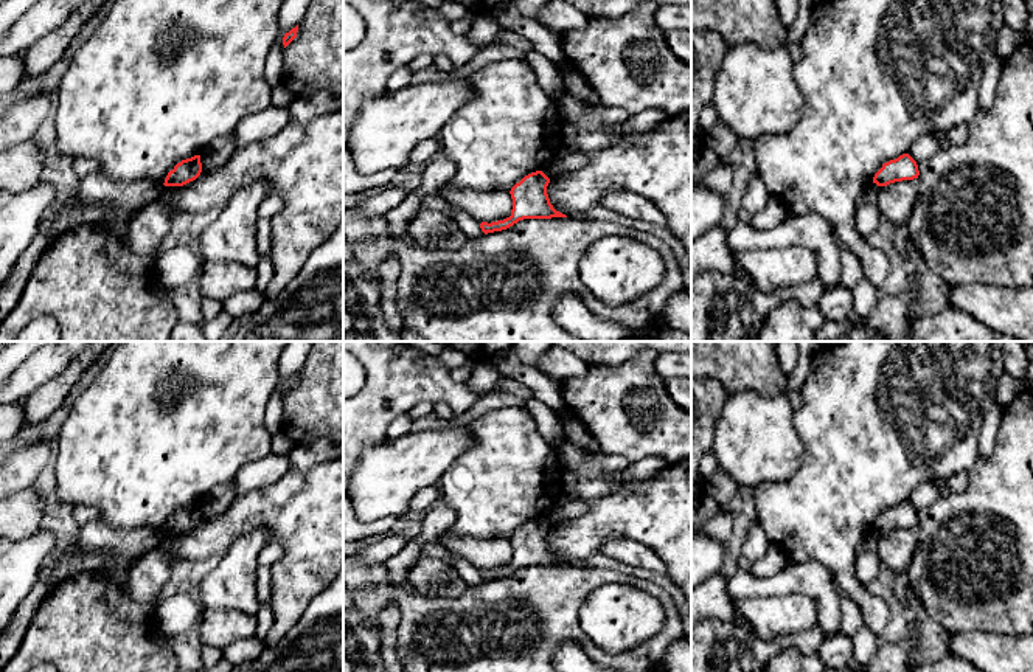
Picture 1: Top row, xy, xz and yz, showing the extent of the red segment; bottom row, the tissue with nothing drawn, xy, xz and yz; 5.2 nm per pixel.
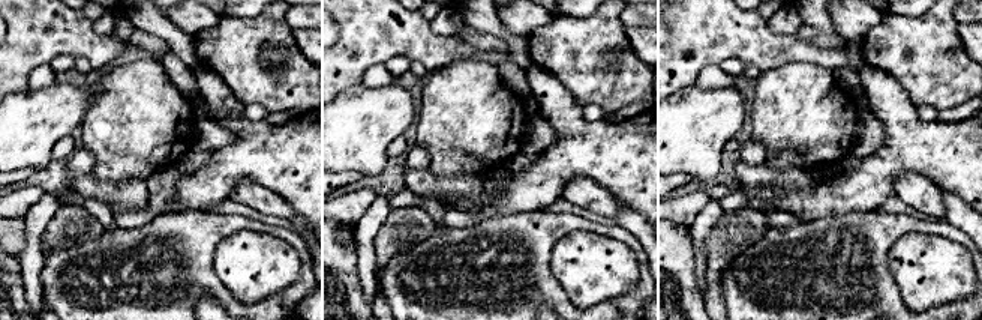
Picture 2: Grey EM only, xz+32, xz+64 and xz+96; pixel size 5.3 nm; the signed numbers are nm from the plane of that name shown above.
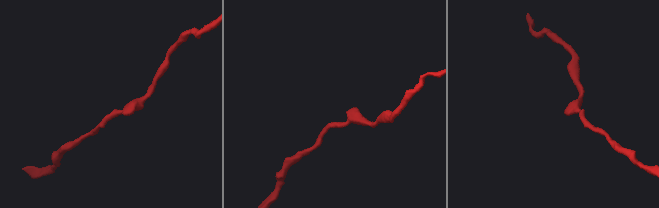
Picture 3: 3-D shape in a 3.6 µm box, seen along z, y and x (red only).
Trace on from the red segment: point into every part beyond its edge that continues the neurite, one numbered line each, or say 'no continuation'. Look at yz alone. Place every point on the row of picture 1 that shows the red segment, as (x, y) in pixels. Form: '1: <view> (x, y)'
no continuation

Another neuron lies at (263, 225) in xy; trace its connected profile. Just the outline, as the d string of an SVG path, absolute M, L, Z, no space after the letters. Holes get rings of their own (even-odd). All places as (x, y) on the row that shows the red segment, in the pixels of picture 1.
M258 217L256 222L256 248L259 255L269 256L272 248L272 220Z

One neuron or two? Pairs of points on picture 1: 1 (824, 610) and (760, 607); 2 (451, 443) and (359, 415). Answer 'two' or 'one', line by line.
1: two
2: two

